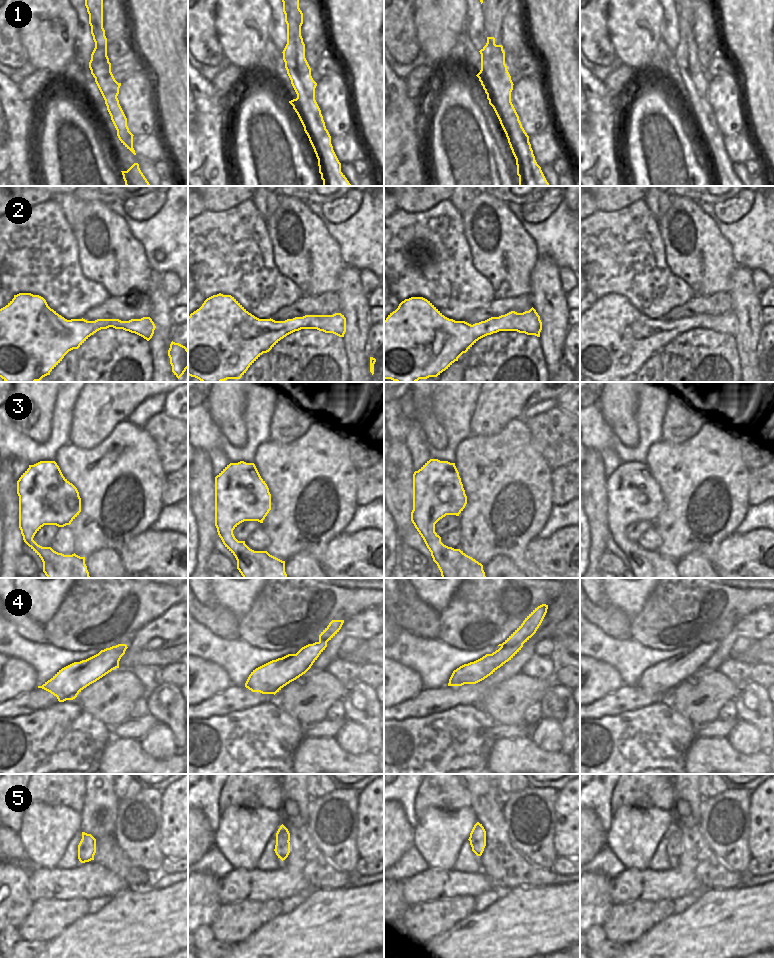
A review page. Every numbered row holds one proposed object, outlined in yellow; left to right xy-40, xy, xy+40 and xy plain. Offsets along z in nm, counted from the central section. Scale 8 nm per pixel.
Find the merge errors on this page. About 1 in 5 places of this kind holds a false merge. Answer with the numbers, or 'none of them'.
1, 5

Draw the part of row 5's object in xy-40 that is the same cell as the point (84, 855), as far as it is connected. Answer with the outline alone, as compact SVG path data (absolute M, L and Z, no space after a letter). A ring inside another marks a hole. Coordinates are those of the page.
M90 841L90 845L87 849L78 848L78 859L81 863L89 862L94 860L94 855L96 853L96 842Z

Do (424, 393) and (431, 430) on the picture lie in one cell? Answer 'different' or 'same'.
same

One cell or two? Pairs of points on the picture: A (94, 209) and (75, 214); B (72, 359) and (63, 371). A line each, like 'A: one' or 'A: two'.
A: two
B: one

